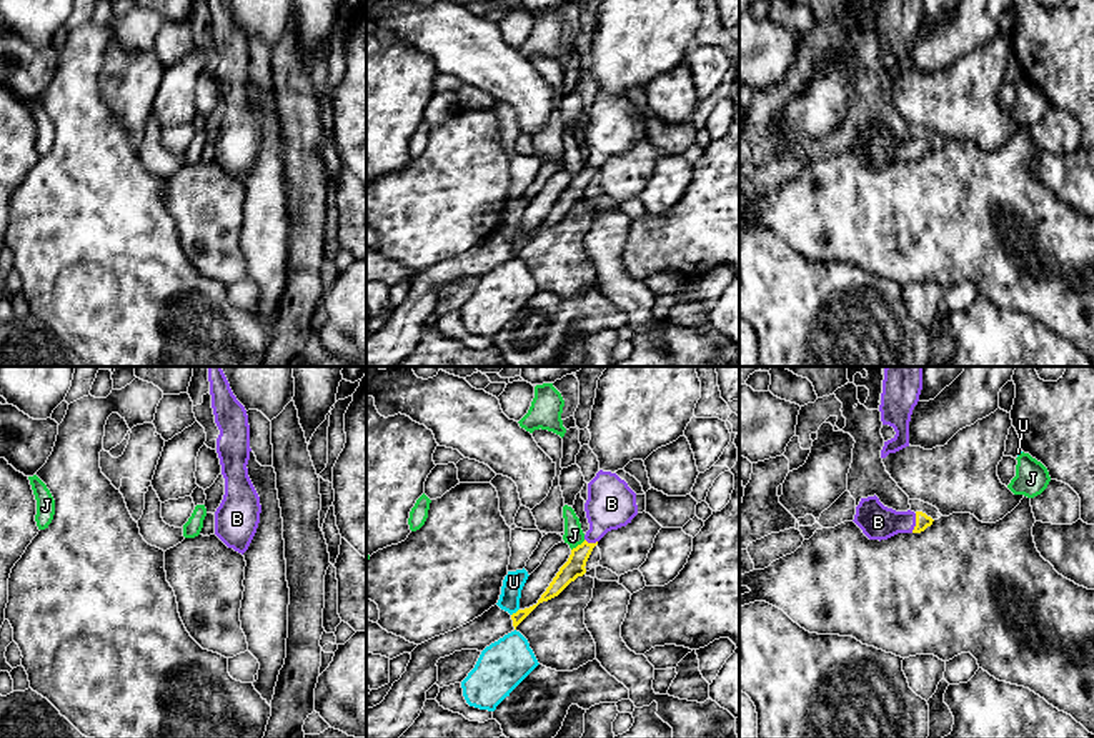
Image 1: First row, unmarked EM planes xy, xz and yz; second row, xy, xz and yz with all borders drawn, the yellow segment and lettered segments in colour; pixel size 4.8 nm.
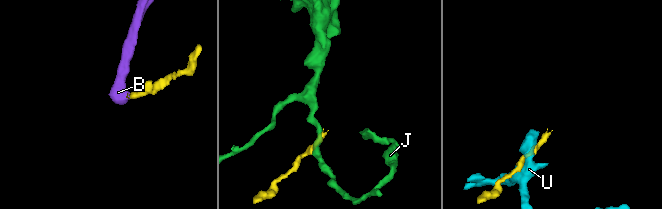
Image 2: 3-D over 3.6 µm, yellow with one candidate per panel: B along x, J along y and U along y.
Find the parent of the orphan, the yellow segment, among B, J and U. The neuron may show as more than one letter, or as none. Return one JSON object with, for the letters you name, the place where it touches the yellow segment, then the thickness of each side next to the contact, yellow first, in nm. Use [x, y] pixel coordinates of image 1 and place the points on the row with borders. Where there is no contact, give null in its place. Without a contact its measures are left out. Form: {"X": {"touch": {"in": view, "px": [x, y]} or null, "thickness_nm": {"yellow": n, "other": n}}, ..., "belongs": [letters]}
{"B": {"touch": {"in": "yz", "px": [916, 523]}, "thickness_nm": {"yellow": 70, "other": 170}}, "belongs": ["B"]}

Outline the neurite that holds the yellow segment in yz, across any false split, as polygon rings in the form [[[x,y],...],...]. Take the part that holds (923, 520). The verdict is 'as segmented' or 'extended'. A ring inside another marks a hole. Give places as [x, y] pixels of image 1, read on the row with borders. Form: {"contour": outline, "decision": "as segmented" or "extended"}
{"contour": [[[861,498],[853,520],[869,540],[888,540],[898,533],[921,533],[932,525],[922,511],[896,511],[884,506],[879,498]]], "decision": "extended"}

